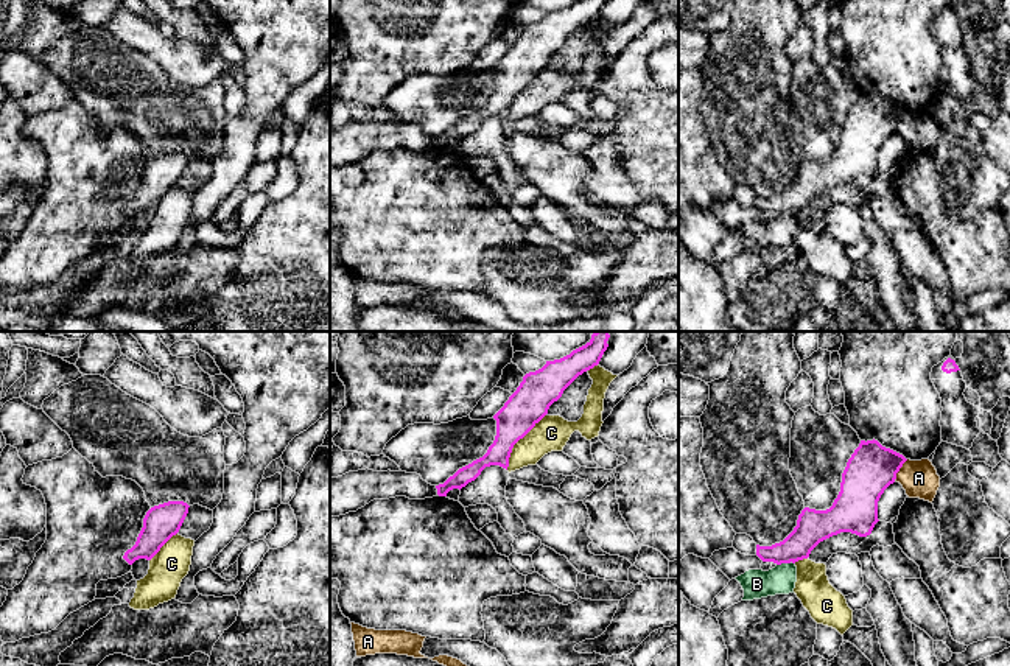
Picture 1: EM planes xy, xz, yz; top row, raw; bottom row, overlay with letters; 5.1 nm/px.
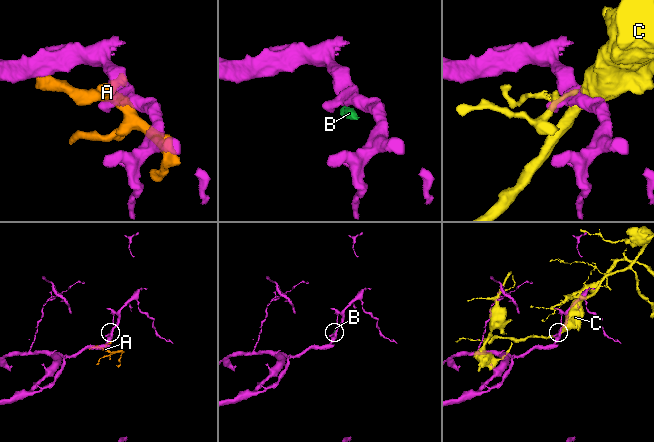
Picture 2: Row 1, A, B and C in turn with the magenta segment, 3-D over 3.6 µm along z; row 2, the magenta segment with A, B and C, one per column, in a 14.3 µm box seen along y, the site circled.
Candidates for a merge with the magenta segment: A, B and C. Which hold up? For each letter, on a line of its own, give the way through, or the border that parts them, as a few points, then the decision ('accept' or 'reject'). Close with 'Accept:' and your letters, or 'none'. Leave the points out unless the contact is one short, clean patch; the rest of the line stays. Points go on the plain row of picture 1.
A: reject
B: reject
C: reject
Accept: none

